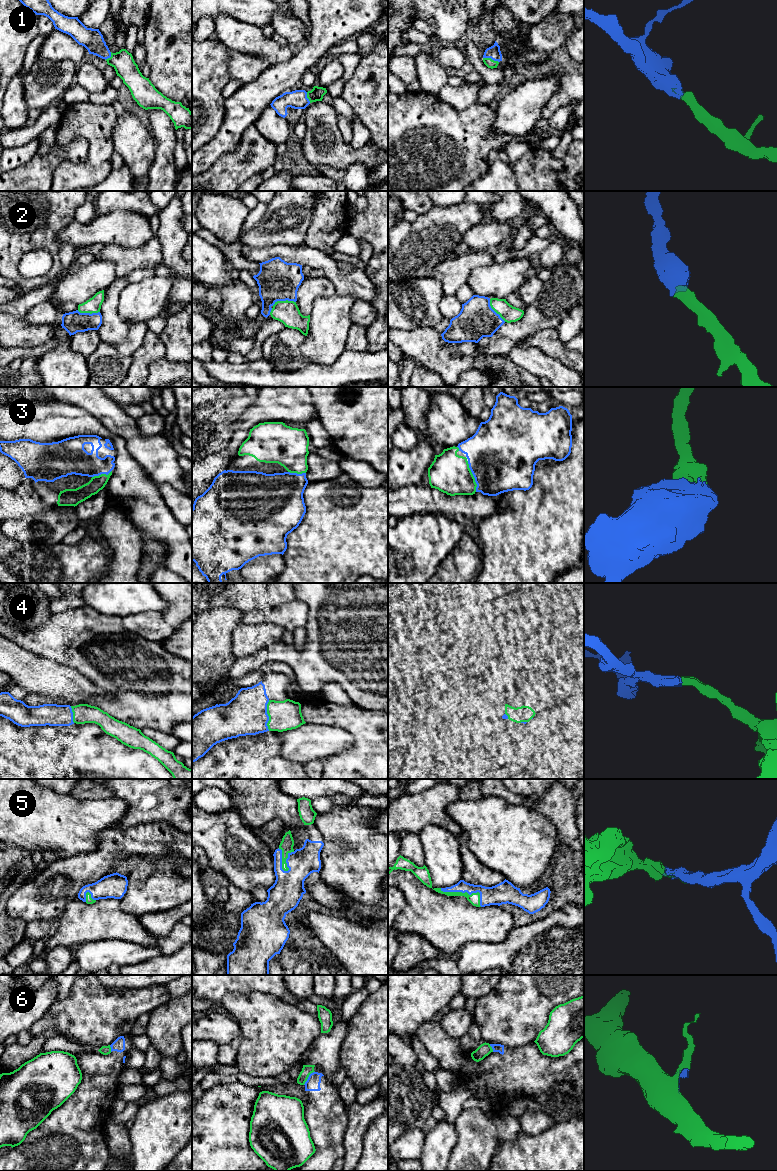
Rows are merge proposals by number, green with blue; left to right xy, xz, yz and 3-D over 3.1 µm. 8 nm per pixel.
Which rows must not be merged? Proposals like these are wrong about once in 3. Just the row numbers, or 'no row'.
6

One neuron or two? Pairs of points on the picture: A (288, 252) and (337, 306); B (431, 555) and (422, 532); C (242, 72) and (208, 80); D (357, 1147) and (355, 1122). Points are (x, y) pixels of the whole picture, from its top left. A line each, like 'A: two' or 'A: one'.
A: two
B: one
C: two
D: one

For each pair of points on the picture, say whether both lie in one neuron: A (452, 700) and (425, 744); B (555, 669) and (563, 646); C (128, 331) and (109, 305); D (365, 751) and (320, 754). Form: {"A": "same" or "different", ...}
{"A": "same", "B": "same", "C": "same", "D": "different"}

